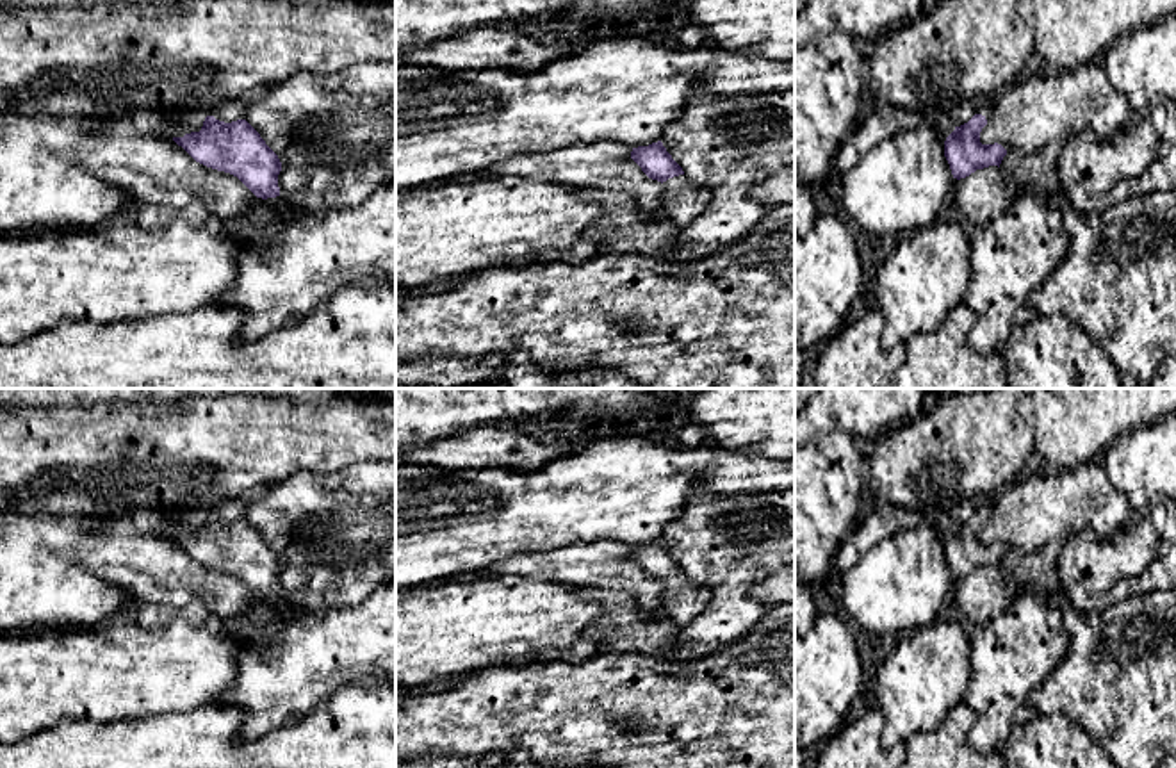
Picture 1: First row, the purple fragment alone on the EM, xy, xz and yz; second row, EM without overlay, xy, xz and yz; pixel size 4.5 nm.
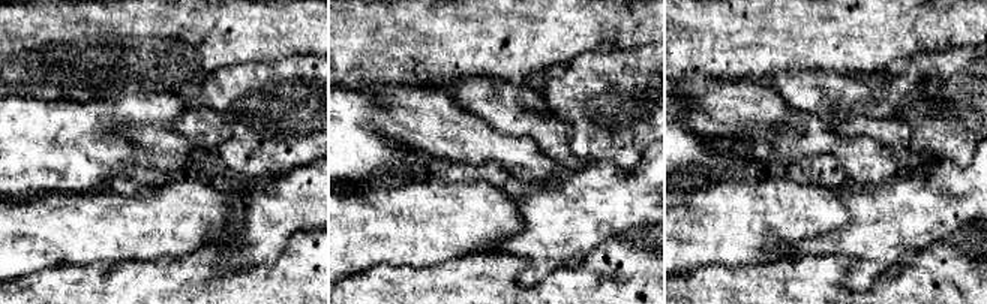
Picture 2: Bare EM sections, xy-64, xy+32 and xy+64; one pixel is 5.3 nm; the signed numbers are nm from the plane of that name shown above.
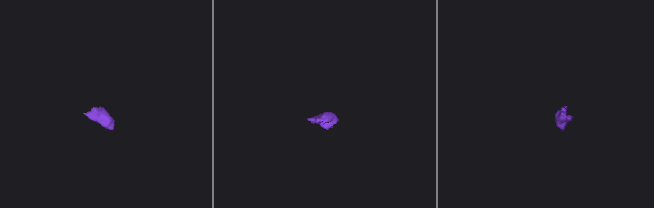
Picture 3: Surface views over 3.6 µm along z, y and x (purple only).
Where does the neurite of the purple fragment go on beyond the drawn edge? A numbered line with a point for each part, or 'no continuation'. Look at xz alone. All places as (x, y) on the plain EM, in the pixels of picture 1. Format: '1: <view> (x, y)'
1: xz (685, 601)

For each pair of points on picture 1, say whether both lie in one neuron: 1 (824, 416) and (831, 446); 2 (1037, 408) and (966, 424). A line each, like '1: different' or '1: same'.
1: different
2: different

